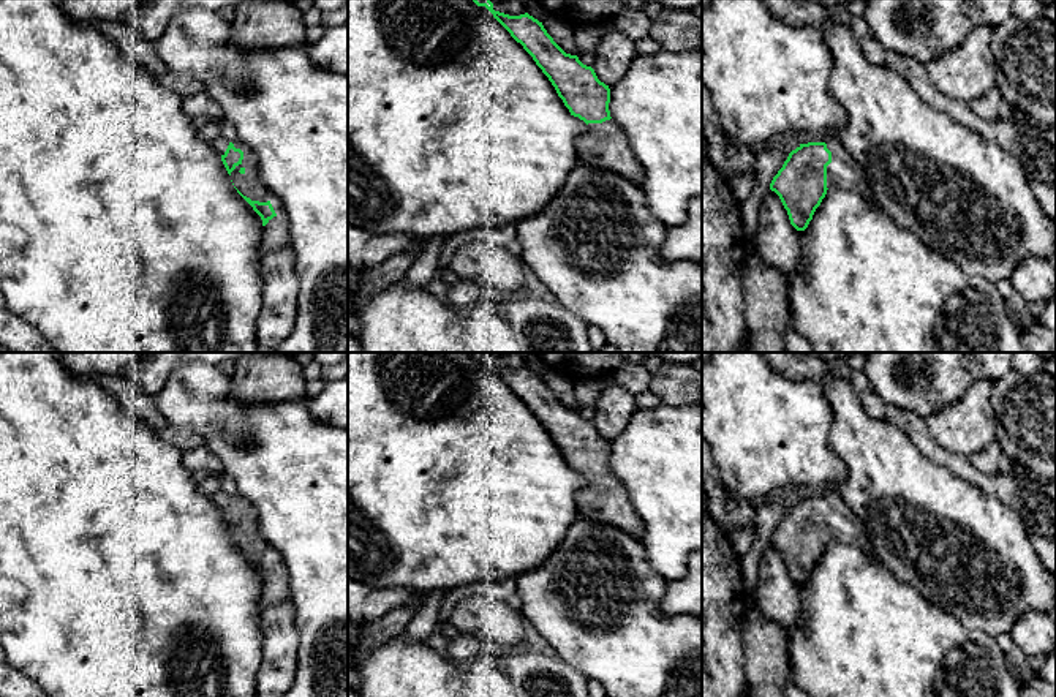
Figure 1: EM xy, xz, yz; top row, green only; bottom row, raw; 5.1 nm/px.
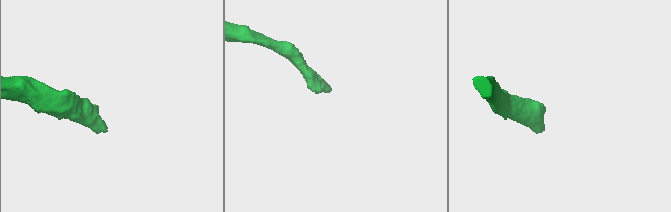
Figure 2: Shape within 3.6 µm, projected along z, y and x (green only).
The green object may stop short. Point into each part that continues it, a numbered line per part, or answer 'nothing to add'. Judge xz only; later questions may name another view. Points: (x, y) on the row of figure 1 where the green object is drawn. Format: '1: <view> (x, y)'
1: xz (604, 146)

